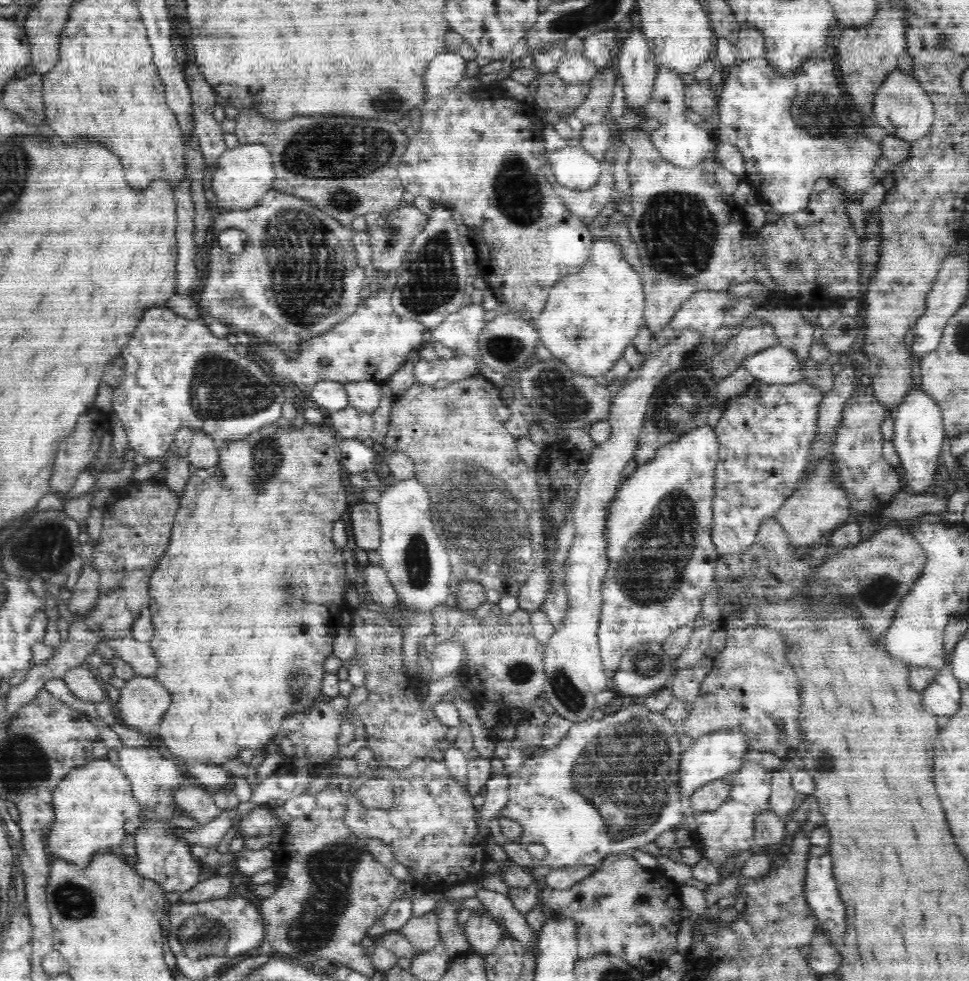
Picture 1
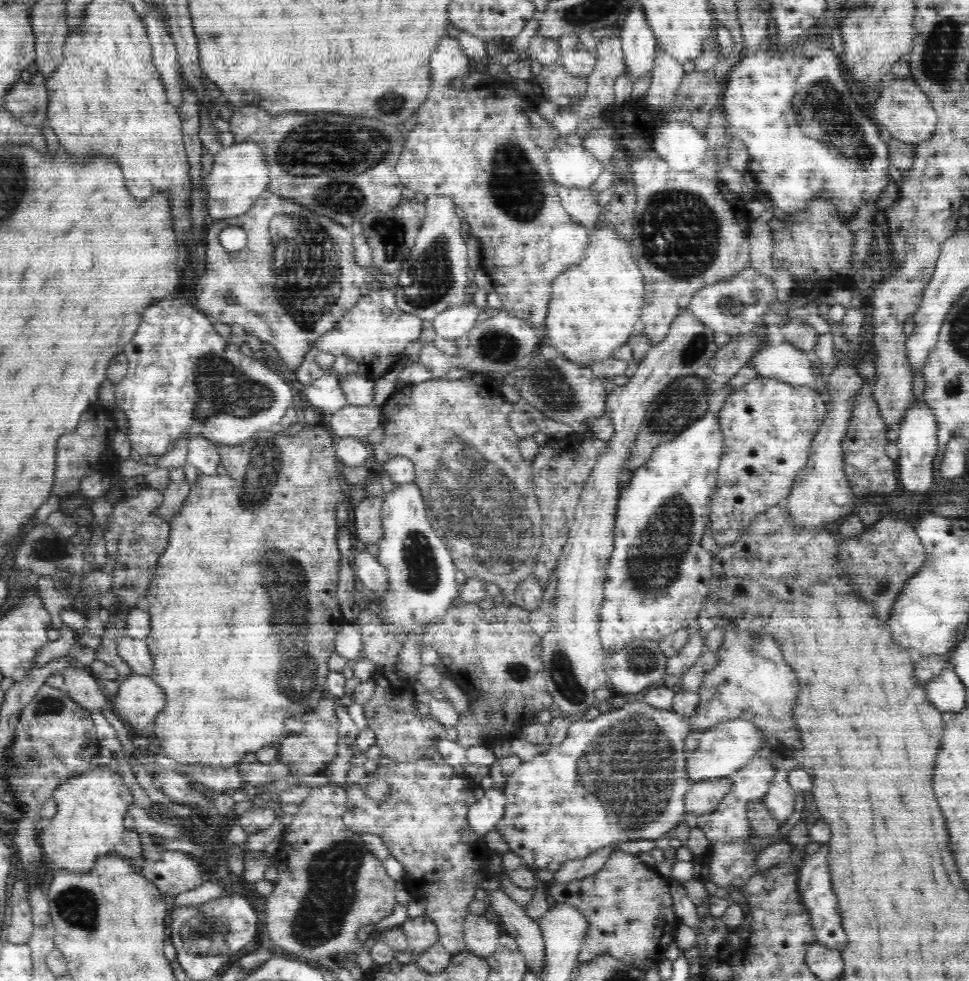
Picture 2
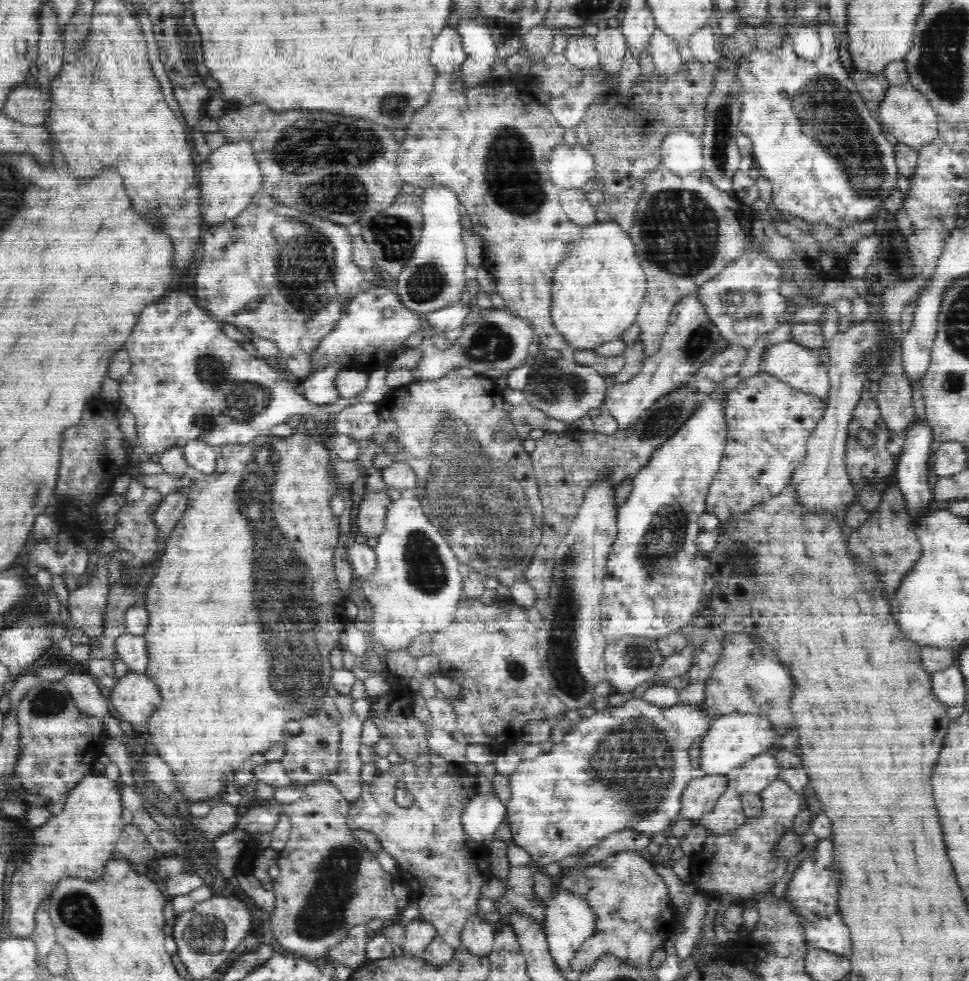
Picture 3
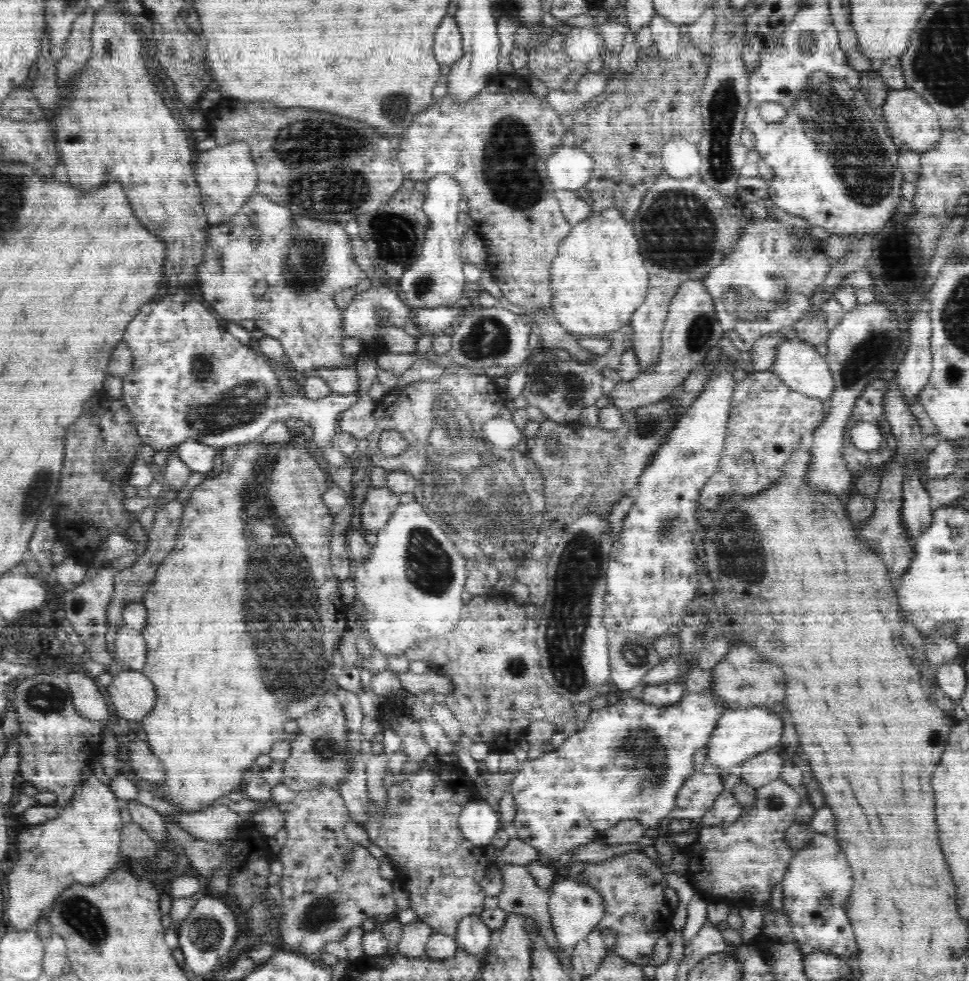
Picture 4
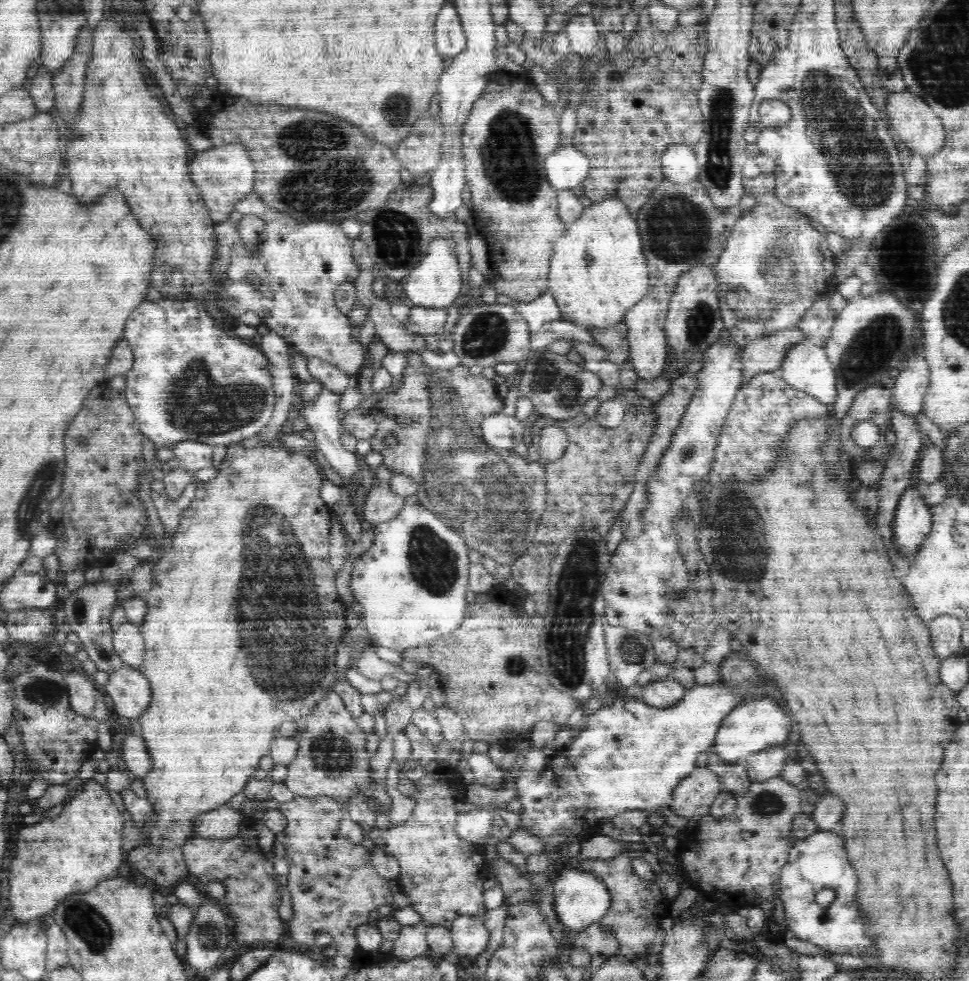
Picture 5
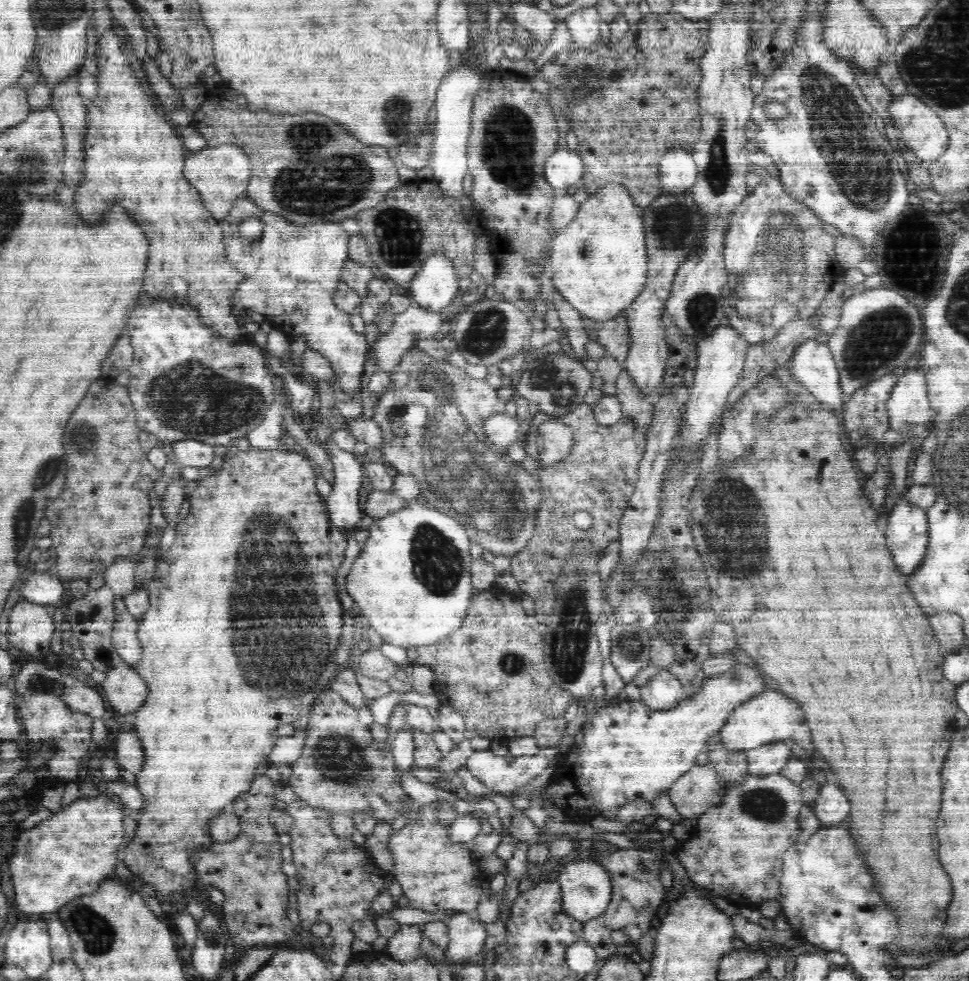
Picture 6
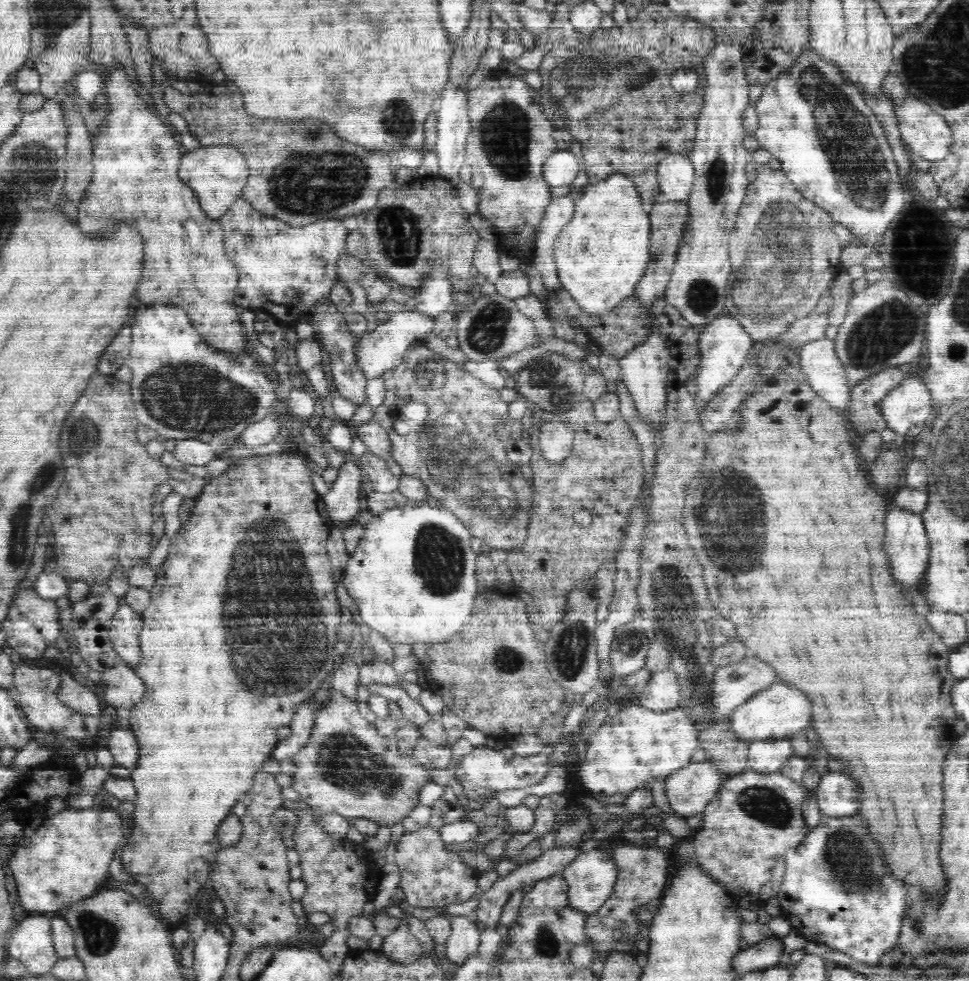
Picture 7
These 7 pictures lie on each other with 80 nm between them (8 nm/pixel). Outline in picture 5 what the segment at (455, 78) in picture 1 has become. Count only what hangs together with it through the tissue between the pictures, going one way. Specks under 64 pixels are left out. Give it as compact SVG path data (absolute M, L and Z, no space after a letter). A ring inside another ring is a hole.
M450 2L440 10L436 20L436 42L444 58L454 58L465 49L466 39L455 5Z

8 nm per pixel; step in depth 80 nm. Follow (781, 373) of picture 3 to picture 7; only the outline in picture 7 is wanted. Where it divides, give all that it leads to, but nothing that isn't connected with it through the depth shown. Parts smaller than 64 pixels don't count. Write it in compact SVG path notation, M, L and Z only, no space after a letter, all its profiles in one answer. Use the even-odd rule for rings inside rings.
M824 337L803 344L799 350L802 372L805 372L810 387L834 409L846 411L852 400L852 391L834 341Z

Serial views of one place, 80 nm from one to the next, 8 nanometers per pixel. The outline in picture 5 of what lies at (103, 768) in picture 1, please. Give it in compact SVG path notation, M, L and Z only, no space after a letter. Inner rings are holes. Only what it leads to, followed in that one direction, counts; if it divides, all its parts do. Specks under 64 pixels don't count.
M94 778L90 779L73 794L56 818L45 818L40 824L26 825L18 831L18 854L10 865L8 896L9 909L18 924L28 923L30 920L45 921L68 894L92 890L98 886L100 880L117 876L116 872L125 860L121 834L126 815L118 811L108 791L107 785L100 784Z

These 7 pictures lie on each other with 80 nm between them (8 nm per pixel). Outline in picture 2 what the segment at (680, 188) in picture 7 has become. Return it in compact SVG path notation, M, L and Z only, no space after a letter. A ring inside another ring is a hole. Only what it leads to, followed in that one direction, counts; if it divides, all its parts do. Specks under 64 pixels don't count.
M682 122L663 123L653 148L670 168L688 172L707 160L706 135Z

